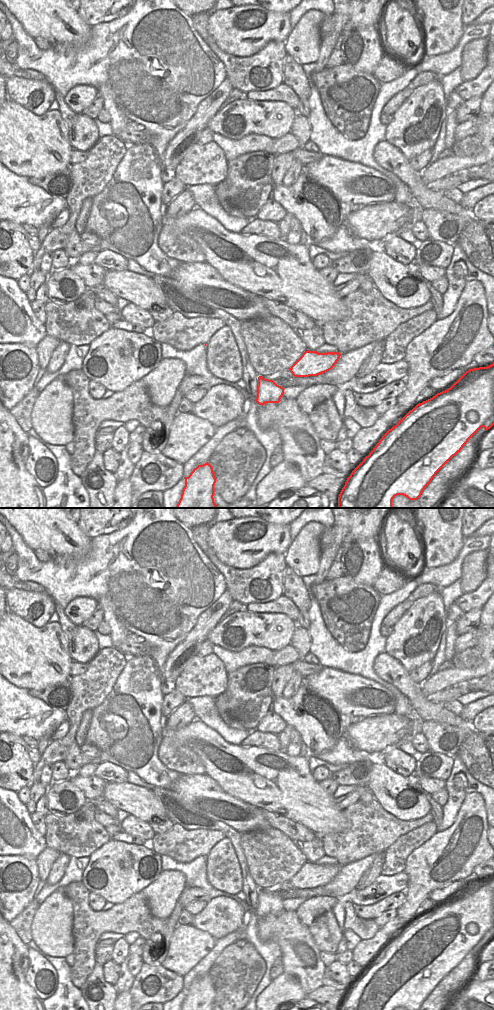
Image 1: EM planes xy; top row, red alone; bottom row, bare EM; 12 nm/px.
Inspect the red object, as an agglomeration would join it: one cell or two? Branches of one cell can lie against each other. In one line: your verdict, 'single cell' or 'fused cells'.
fused cells

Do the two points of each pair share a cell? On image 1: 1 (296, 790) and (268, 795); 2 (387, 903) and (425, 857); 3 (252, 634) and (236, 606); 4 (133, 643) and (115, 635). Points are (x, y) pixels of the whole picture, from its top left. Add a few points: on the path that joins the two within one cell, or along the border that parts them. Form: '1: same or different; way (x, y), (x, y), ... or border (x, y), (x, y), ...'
1: same; way (289, 790), (275, 791)
2: different; border (405, 892), (404, 902), (396, 909)
3: different; border (244, 609), (234, 612), (223, 619)
4: different; border (128, 632), (117, 648)

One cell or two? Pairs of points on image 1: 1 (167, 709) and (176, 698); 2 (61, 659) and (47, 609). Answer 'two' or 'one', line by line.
1: one
2: two

